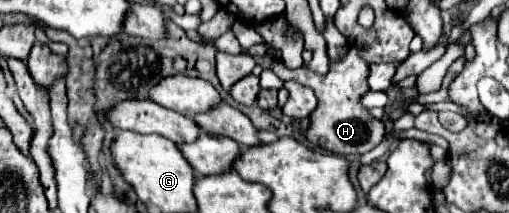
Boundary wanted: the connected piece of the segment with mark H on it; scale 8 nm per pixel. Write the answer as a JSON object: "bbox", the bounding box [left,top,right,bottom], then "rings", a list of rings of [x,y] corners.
{"bbox":[271,47,385,155],"rings":[[[351,47],[343,61],[333,63],[329,67],[327,75],[317,75],[305,67],[291,71],[283,65],[281,59],[273,59],[273,65],[271,65],[271,69],[277,73],[279,79],[281,77],[293,79],[293,81],[307,85],[315,91],[319,105],[309,115],[311,127],[305,133],[305,137],[315,147],[321,147],[321,149],[337,153],[337,155],[355,155],[355,153],[363,155],[363,153],[375,149],[385,135],[383,121],[371,117],[371,113],[359,105],[359,97],[369,91],[369,87],[367,87],[367,63],[361,59],[361,51],[363,51],[361,47]]]}

